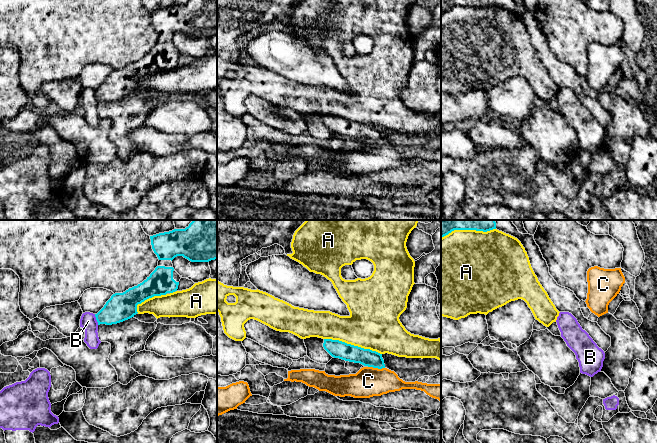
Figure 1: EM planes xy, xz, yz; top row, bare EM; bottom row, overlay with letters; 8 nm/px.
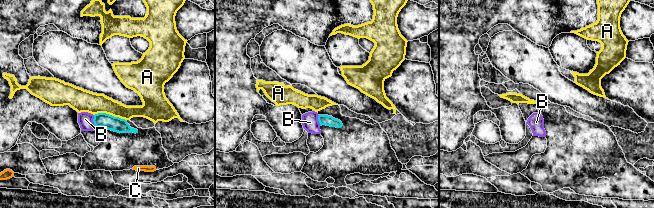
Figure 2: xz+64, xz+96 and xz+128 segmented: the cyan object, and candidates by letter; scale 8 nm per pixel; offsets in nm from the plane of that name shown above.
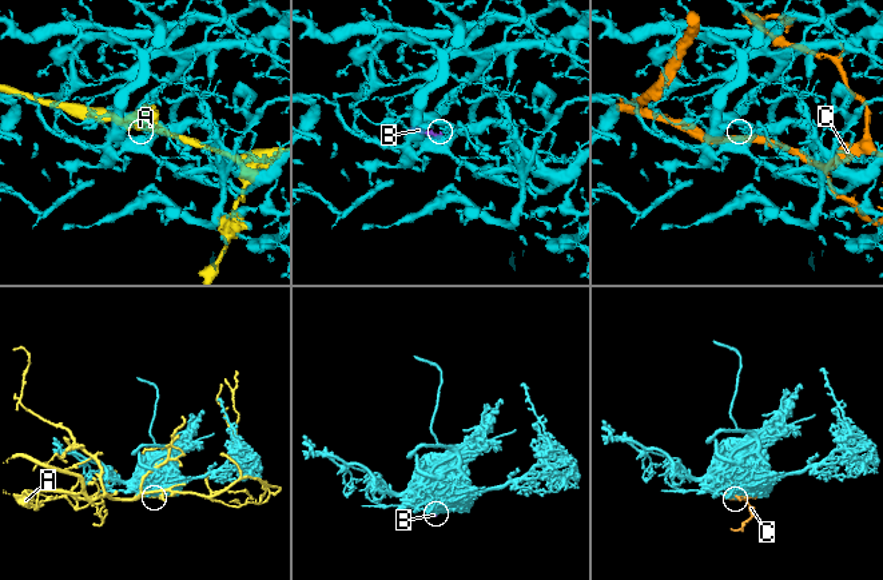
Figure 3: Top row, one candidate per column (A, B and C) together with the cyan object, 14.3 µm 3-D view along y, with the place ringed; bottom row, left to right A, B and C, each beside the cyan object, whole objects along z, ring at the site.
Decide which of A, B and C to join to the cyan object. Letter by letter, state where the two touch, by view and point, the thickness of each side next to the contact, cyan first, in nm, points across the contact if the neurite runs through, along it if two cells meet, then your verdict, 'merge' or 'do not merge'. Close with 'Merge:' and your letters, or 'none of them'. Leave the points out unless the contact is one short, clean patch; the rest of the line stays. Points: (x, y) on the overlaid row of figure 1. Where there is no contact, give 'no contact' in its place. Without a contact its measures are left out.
A: xz (353, 345) | 140/400 nm | do not merge
B: xy (96, 319) | 220/130 nm | along xy (94, 314), (98, 324) | do not merge
C: xz (376, 367) | 140/240 nm | do not merge
Merge: none of them

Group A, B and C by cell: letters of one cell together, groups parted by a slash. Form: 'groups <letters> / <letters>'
groups A / B / C

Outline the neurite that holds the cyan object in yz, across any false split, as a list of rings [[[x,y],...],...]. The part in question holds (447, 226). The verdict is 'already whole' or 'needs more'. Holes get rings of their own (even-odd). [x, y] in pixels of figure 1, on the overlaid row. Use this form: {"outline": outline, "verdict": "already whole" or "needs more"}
{"outline": [[[441,220],[441,238],[454,230],[487,232],[496,229],[495,220]]], "verdict": "already whole"}

